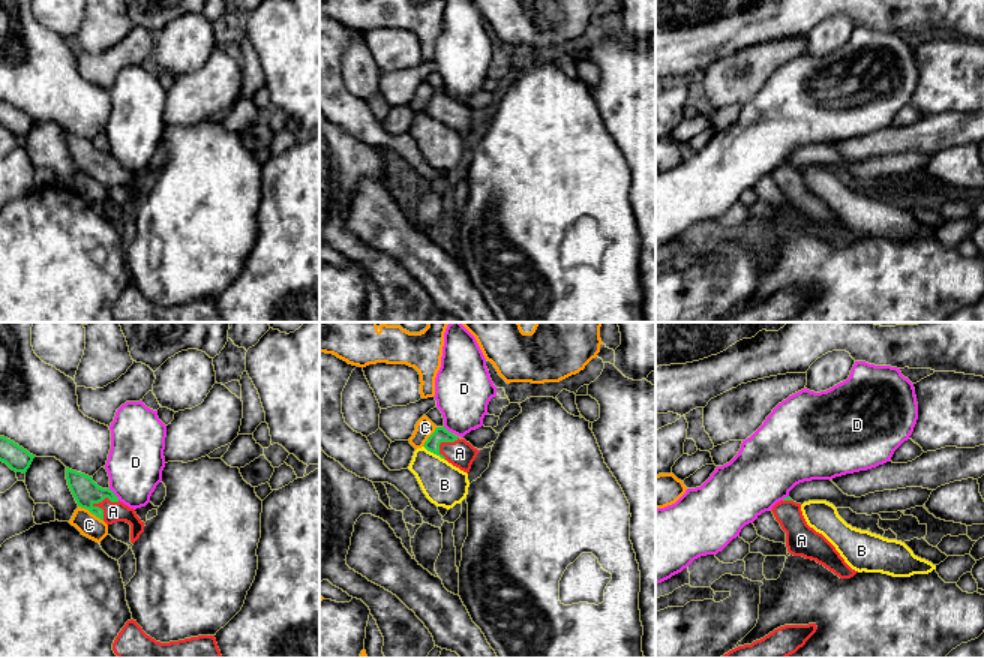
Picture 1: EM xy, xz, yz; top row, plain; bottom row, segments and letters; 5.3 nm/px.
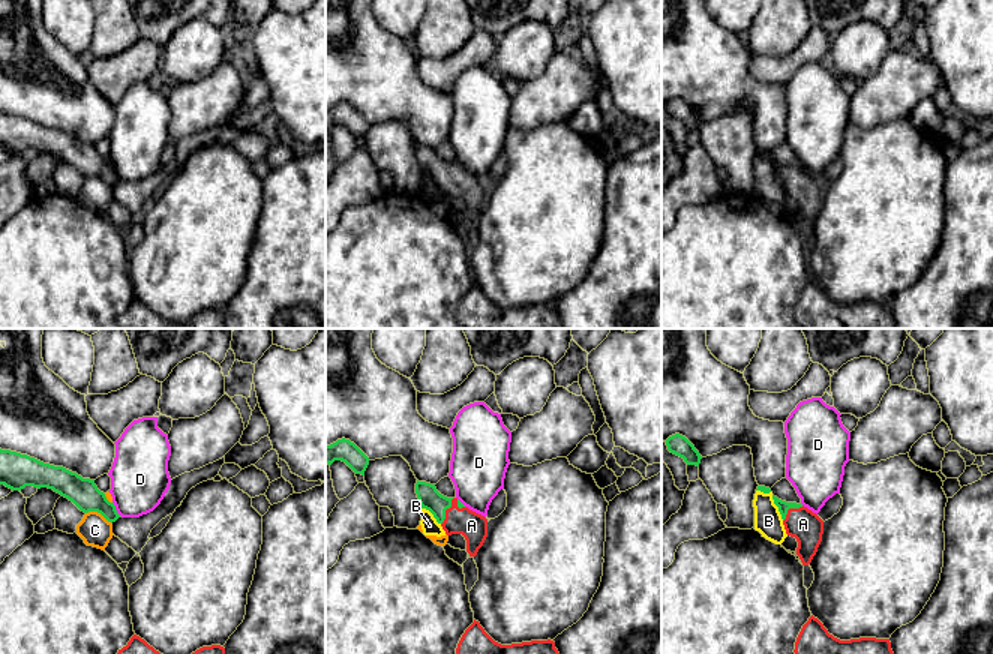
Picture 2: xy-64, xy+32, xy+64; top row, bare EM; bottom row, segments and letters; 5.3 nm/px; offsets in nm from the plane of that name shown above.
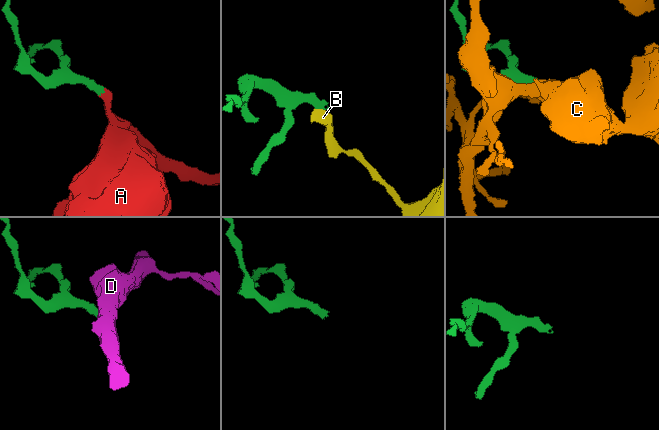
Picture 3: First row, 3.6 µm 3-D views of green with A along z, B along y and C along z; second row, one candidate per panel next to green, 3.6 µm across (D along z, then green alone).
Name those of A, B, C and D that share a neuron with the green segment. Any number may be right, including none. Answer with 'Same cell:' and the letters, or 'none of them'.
Same cell: A

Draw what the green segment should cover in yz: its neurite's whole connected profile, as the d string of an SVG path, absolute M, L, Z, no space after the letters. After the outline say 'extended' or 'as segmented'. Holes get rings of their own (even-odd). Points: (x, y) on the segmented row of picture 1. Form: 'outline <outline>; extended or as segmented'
outline M788 496L777 502L771 511L786 532L786 547L790 555L816 561L840 579L850 579L858 573L844 562L822 534L807 525L801 504Z; extended

